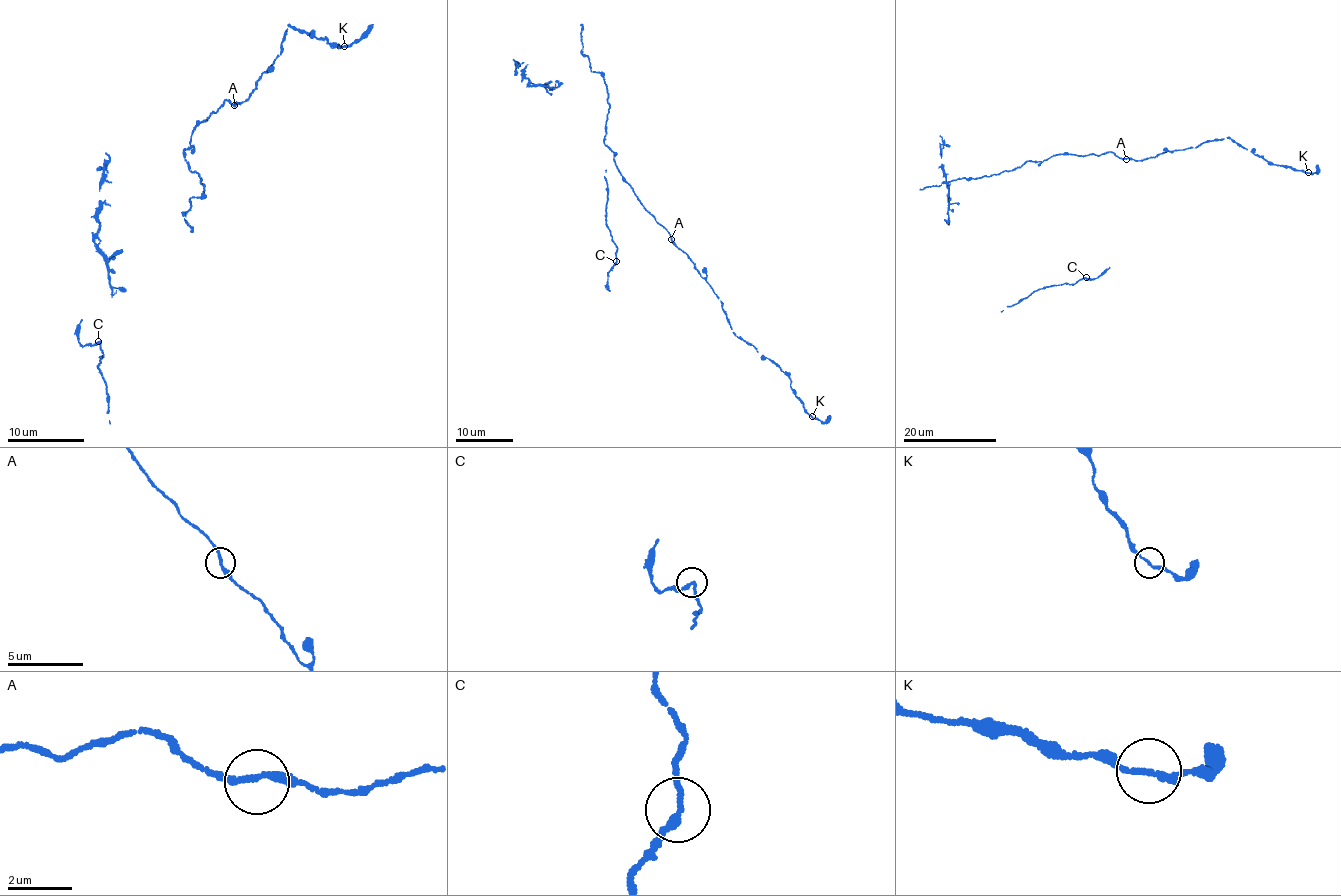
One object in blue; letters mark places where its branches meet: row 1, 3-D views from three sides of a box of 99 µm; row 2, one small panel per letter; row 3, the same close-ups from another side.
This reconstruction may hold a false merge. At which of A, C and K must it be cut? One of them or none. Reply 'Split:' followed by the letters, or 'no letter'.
Split: no letter

